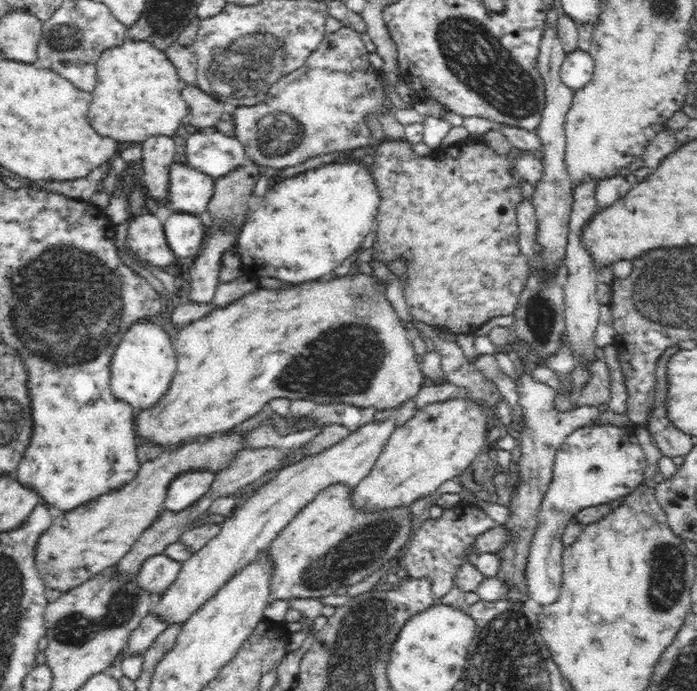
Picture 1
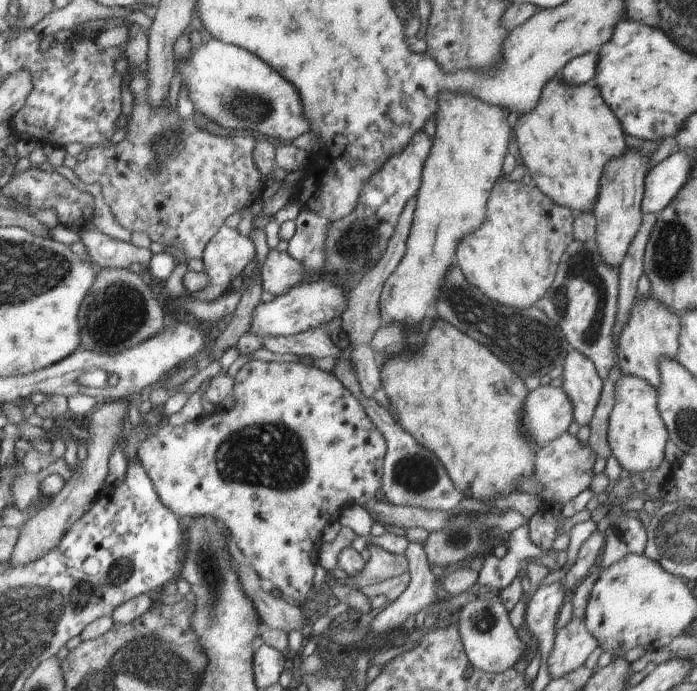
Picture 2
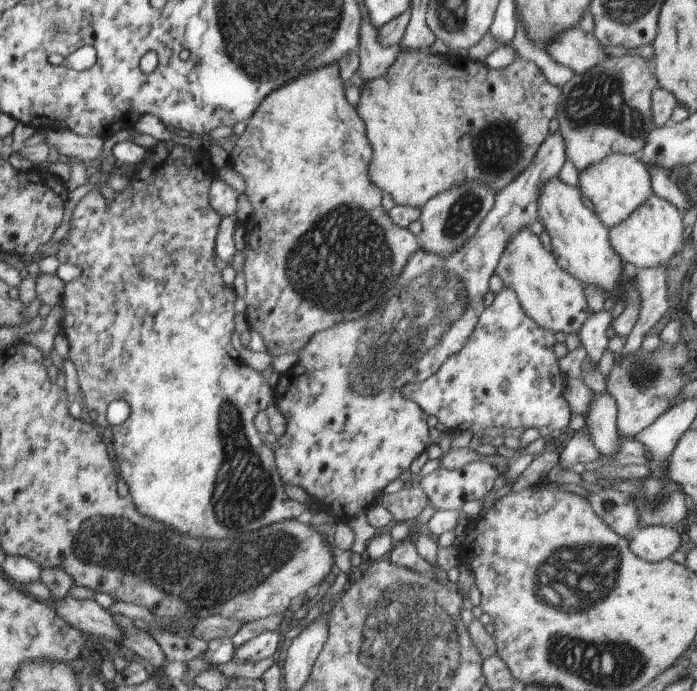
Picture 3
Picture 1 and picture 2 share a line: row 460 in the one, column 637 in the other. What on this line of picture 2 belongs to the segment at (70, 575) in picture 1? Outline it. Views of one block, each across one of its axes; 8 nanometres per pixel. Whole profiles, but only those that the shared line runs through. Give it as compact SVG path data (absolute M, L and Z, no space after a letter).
M628 149L619 157L608 159L608 166L603 168L599 196L592 210L597 222L594 239L597 242L599 257L618 270L632 239L643 224L643 208L640 208L640 202L643 202L642 192L645 191L644 176L648 170L648 160L648 155L639 153L638 149Z

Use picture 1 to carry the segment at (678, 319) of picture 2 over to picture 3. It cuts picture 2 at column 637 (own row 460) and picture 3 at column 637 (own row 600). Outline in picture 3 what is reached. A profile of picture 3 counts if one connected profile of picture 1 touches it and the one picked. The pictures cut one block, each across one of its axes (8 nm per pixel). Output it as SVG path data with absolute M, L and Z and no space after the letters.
M612 154L588 168L586 172L582 170L578 174L578 182L583 196L592 201L596 214L602 218L608 229L618 226L620 222L626 222L632 212L636 212L636 208L650 200L654 187L650 186L650 174L639 155L628 154Z

